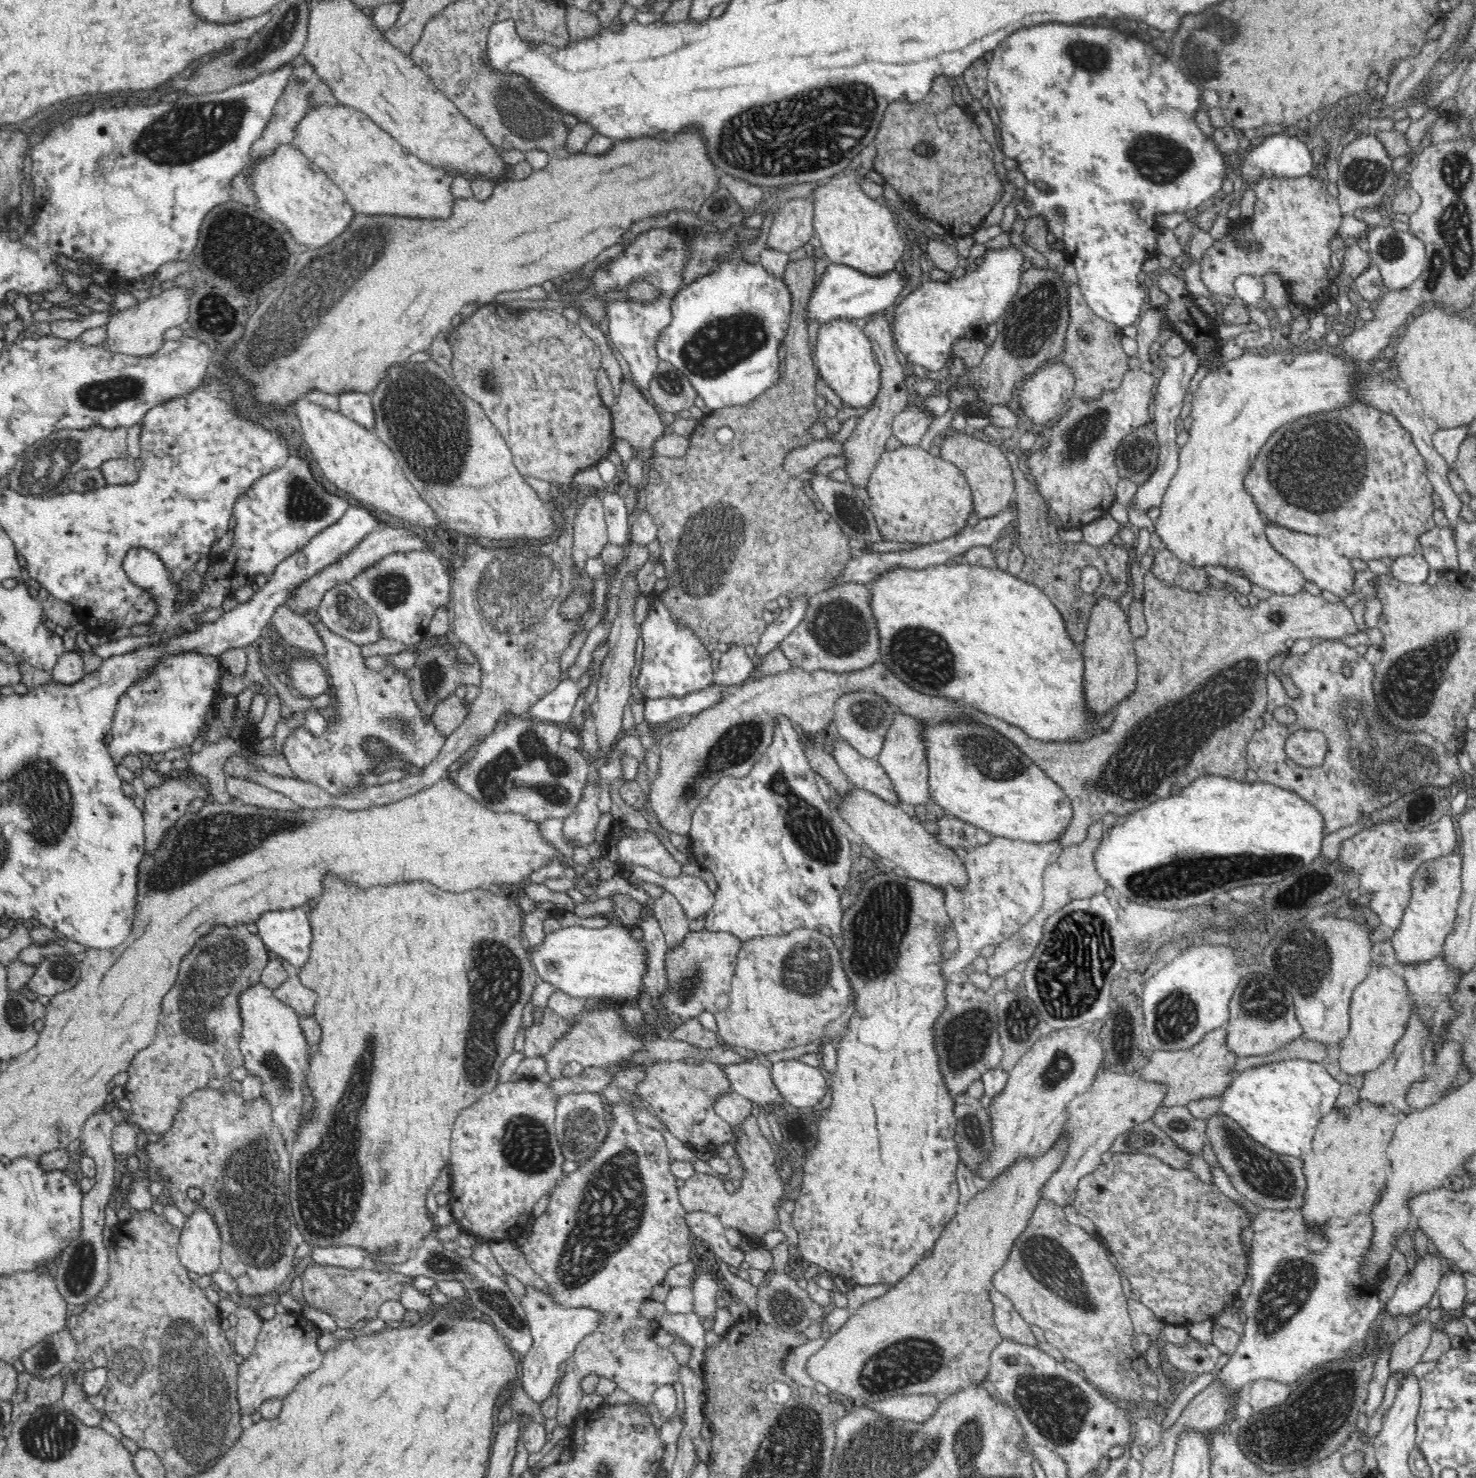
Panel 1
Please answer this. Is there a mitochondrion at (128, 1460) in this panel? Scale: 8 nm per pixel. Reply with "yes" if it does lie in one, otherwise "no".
no

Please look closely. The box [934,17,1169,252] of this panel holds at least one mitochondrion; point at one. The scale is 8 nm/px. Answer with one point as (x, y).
(1089, 56)

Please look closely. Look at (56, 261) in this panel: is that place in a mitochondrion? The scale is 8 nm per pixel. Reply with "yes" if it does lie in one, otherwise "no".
no

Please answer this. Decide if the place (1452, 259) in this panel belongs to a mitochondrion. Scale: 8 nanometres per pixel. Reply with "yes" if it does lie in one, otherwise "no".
yes

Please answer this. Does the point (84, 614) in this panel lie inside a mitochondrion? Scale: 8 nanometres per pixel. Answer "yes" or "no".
no

